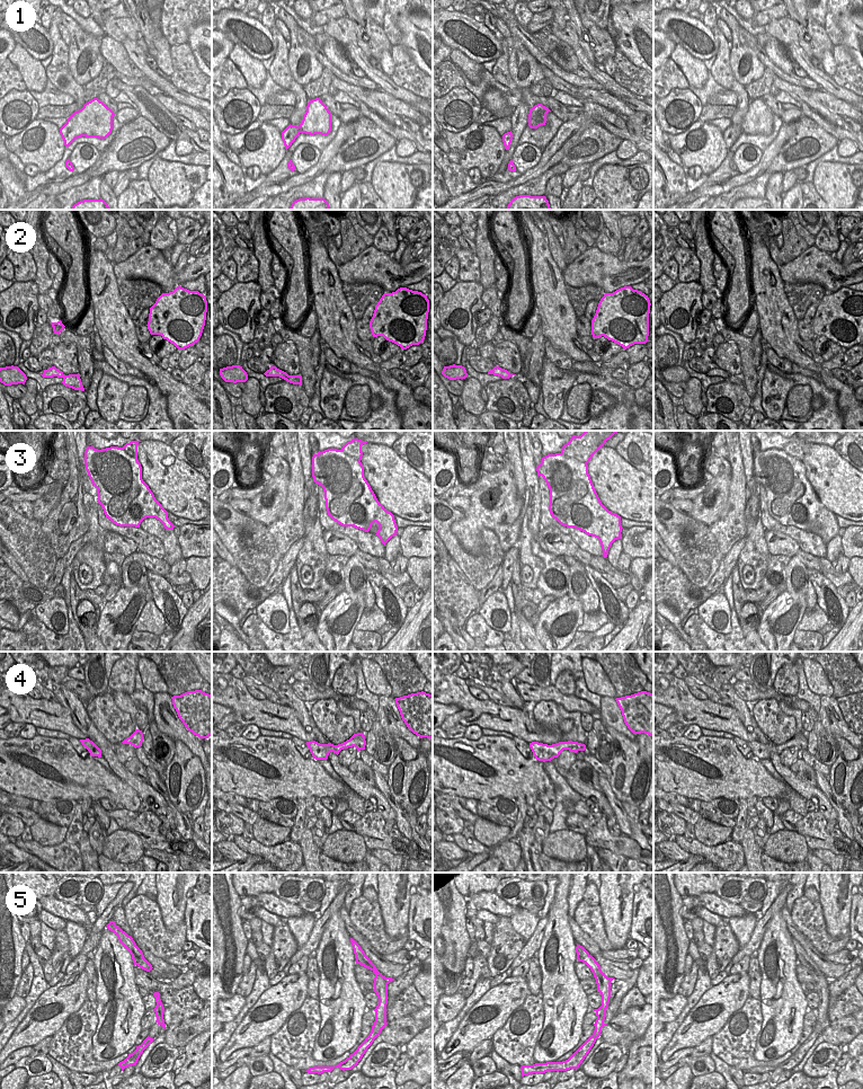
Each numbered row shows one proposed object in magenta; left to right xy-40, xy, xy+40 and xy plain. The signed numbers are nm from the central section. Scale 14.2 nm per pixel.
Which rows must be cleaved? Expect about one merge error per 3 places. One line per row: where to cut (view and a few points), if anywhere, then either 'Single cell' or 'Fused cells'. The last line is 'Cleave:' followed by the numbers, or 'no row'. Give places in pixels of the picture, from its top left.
1: No split. Single cell
2: No split. Single cell
3: Split along xy+40 (561, 452), (586, 463). Fused cells
4: No split. Single cell
5: Split along xy (374, 1023), (380, 1024), (381, 1030). Fused cells
Cleave: 3, 5.

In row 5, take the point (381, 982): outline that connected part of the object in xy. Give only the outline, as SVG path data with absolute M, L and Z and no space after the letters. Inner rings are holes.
M350 938L350 942L354 949L356 964L359 964L371 970L375 974L373 986L374 986L374 992L379 998L379 1004L374 1009L375 1011L374 1024L380 1022L381 1024L380 1028L382 1032L382 1029L388 1025L386 1022L388 984L394 981L394 979L383 976L377 971L375 965L371 962L371 959L365 955L361 946L353 938Z

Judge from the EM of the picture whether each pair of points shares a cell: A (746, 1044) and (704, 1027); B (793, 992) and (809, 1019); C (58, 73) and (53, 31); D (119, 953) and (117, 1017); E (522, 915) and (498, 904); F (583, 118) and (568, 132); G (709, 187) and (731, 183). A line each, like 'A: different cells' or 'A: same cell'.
A: different cells
B: different cells
C: same cell
D: same cell
E: different cells
F: same cell
G: same cell

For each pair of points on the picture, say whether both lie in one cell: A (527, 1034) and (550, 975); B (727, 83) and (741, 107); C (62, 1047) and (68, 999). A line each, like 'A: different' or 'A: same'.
A: different
B: same
C: different

